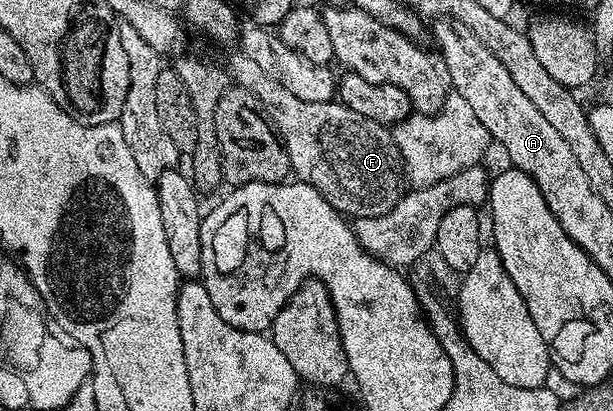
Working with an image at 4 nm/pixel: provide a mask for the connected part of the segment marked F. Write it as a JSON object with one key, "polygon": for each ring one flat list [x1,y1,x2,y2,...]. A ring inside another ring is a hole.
{"polygon":[[235,52,231,56,228,70,232,75,233,85,252,92,252,96,256,96,256,100,260,100,260,104,266,109,271,126,278,131,282,147,288,152,293,177,315,186,339,214,354,220,380,217,400,201,404,195,404,163,393,133,387,127,376,120,368,120,368,116,360,116,360,112,352,112,352,108,345,106,341,100,313,102,292,96,292,92,288,92,288,88,284,88,280,80,268,76,268,72,264,72,264,68,256,64,256,60,251,60,244,53]]}

